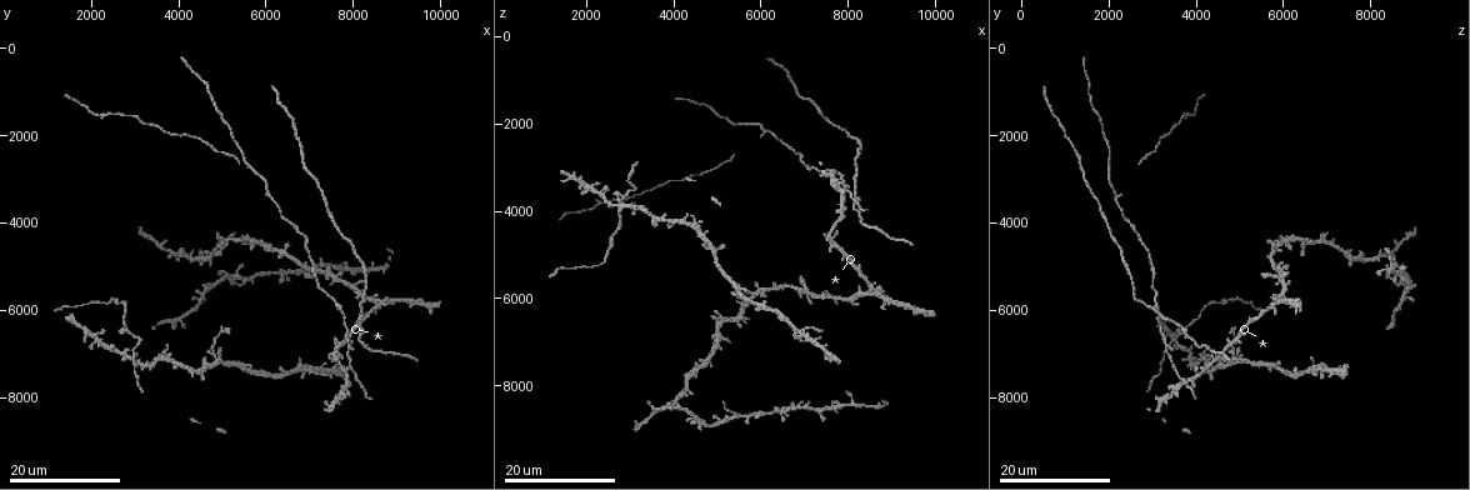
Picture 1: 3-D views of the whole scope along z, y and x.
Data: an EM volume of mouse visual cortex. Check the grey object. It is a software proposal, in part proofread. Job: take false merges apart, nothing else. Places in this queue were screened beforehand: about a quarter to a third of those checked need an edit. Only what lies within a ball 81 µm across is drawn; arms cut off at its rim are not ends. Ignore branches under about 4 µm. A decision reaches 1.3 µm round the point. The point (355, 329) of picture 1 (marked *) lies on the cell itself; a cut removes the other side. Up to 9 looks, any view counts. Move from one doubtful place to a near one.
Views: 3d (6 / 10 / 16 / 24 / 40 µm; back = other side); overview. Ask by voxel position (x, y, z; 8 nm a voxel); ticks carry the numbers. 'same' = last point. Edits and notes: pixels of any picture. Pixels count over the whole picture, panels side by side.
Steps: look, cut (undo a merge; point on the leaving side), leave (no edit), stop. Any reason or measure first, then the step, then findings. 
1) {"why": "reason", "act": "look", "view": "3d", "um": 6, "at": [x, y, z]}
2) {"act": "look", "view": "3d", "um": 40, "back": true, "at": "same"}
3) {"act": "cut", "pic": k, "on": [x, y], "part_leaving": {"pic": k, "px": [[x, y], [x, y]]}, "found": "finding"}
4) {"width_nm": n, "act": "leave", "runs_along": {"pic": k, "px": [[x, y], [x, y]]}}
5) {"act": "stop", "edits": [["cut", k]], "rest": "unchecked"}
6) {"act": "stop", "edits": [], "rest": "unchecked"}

{"why": "thin neck", "act": "look", "view": "3d", "um": 24, "at": [7700, 7150, 4350]}

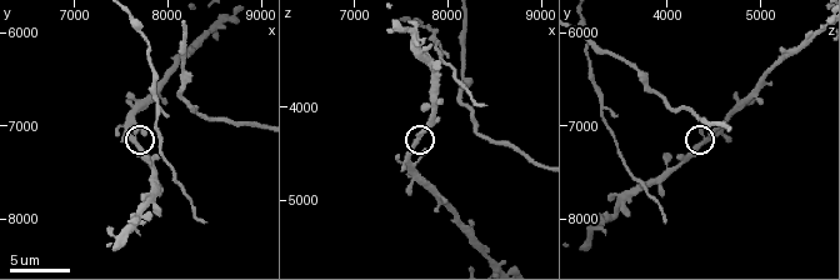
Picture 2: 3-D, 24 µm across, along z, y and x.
{"act": "look", "view": "3d", "um": 10, "at": [7700, 7150, 4350]}

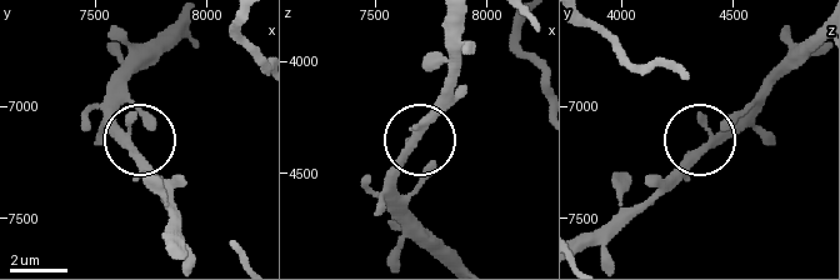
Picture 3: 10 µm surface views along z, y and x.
{"act": "leave", "runs_along": {"pic": 3, "px": [[181, 24], [138, 66], [116, 109], [121, 129], [171, 186]]}, "found": "one cell here"}

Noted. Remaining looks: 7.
{"why": "three arms meet", "act": "look", "view": "3d", "um": 10, "at": [8100, 7550, 3700]}

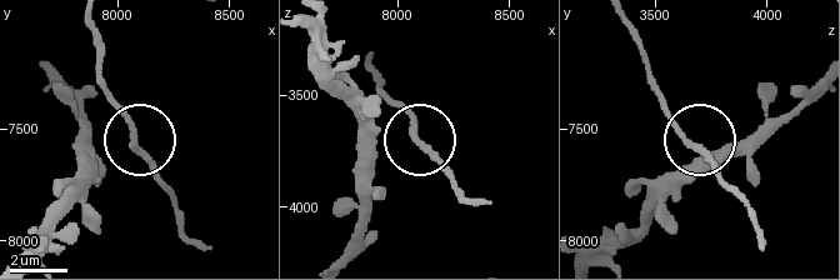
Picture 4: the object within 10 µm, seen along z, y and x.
{"why": "from behind", "act": "look", "view": "3d", "um": 10, "back": true, "at": [8070, 7580, 3670]}

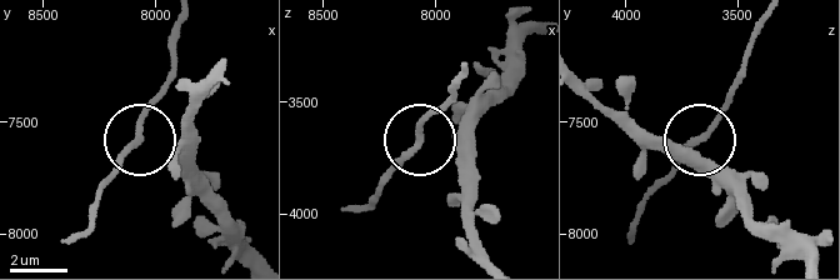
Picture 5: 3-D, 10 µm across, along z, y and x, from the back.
{"side_arm_um": 6, "arms": 3, "act": "leave", "found": "one cell here"}

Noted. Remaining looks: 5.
{"why": "thick turns thin", "act": "look", "view": "3d", "um": 24, "at": [6100, 3350, 2200]}

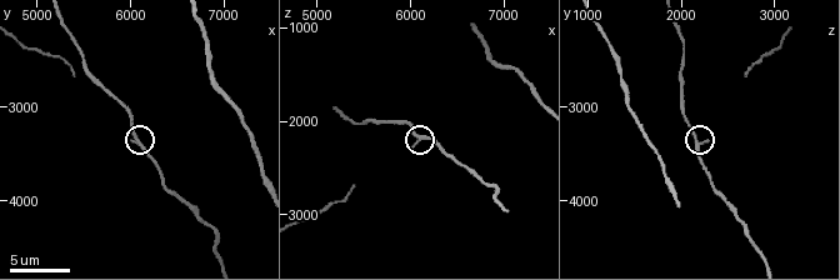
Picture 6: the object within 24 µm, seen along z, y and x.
{"act": "look", "view": "3d", "um": 10, "at": [6050, 3350, 2150]}

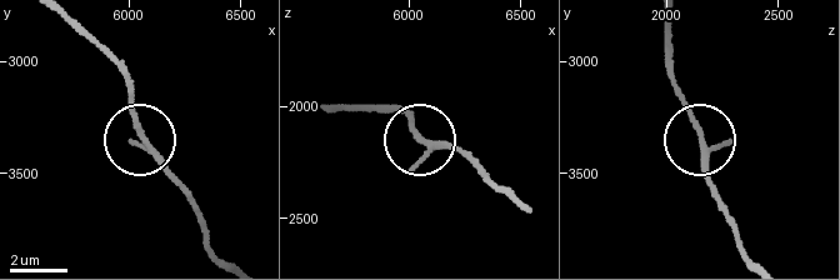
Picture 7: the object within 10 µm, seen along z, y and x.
{"width_nm": 170, "act": "leave", "runs_along": {"pic": 7, "px": [[749, 258], [711, 179], [694, 115], [673, 81]]}, "found": "all the same cell"}

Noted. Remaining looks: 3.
{"why": "three arms meet", "act": "look", "view": "3d", "um": 16, "at": [2850, 6450, 3650]}

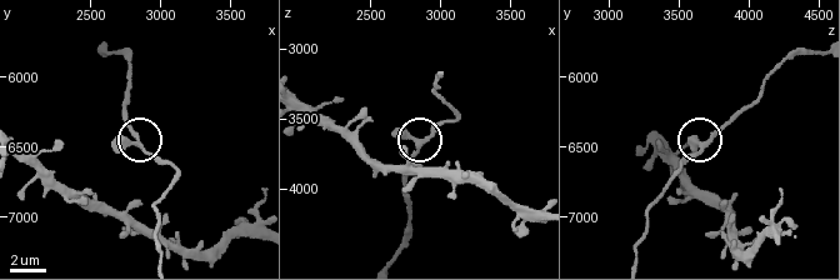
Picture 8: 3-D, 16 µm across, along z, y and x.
{"act": "look", "view": "3d", "um": 6, "at": [2820, 6500, 3700]}

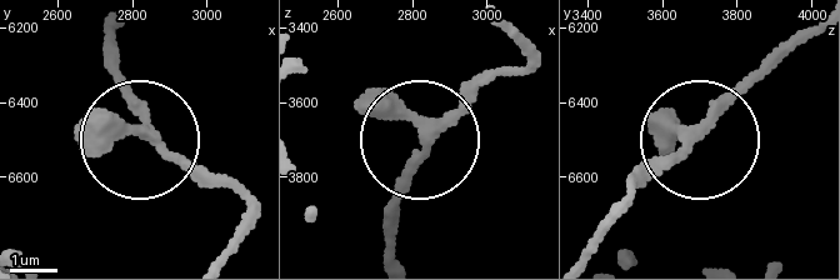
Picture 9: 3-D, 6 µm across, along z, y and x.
{"arms": 3, "act": "leave", "found": "all the same cell"}

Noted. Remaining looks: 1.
{"act": "stop", "edits": [], "rest": "unchecked"}

